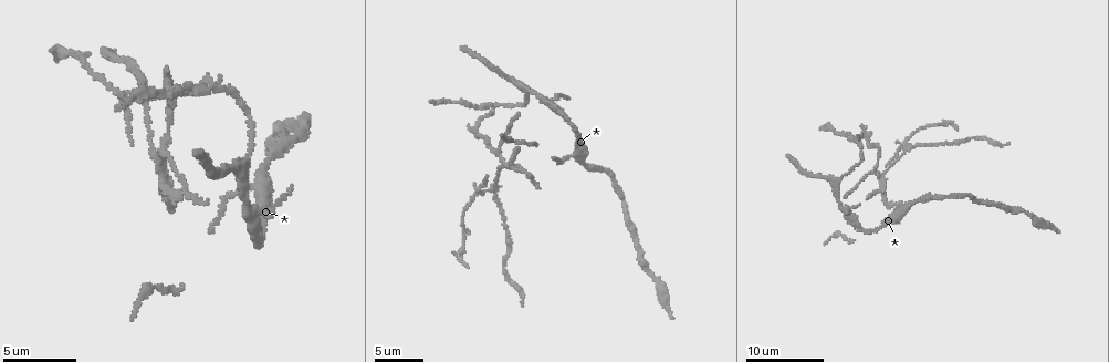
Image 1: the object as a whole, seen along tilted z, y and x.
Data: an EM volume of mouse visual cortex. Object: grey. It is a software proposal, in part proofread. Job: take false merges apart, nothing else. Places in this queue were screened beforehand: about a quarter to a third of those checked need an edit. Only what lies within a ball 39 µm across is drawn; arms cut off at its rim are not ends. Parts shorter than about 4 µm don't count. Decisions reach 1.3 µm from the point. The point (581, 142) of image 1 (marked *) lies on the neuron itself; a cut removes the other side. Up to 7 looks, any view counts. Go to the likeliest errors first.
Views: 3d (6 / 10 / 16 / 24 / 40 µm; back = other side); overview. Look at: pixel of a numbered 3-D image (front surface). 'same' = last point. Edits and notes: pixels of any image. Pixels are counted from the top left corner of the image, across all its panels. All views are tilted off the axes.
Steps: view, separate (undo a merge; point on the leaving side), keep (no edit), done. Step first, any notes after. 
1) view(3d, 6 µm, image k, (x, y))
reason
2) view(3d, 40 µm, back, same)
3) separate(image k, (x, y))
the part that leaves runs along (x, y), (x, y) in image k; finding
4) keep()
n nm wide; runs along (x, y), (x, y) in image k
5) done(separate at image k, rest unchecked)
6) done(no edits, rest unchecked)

view(3d, 16 µm, image 1, (258, 186))

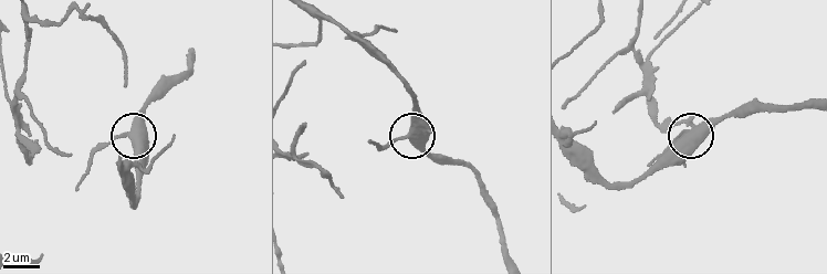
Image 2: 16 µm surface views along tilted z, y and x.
keep()
490 nm wide; continuous, no second neuron

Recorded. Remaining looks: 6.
view(3d, 6 µm, image 1, (246, 162))

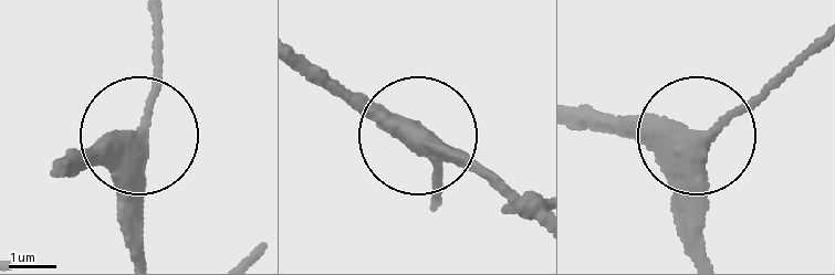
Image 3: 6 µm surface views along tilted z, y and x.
view(3d, 6 µm, back, image 3, (142, 135))
other side

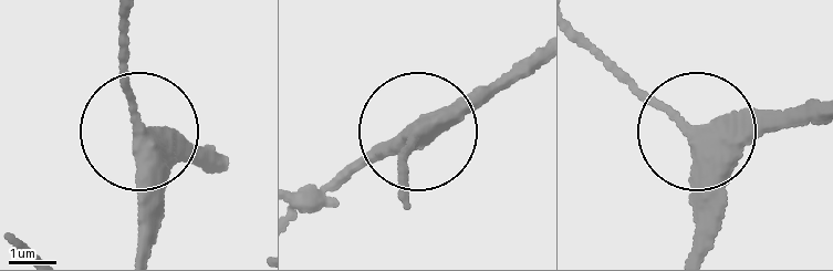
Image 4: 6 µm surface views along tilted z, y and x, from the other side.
keep()
runs along (143, 251), (146, 128), (201, 155) in image 4; all the same neuron

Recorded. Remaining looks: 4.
view(3d, 6 µm, image 1, (212, 84))
three arms meet

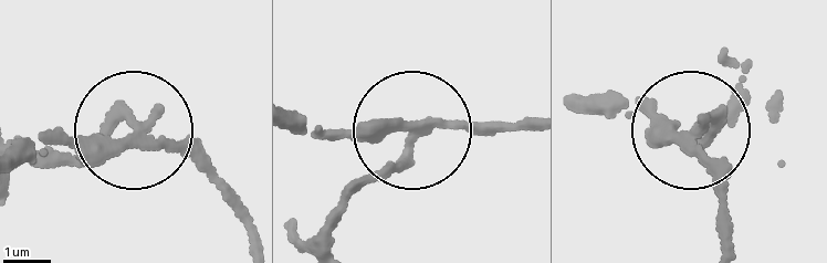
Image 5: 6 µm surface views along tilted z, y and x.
view(3d, 6 µm, back, image 5, (138, 133))
from behind

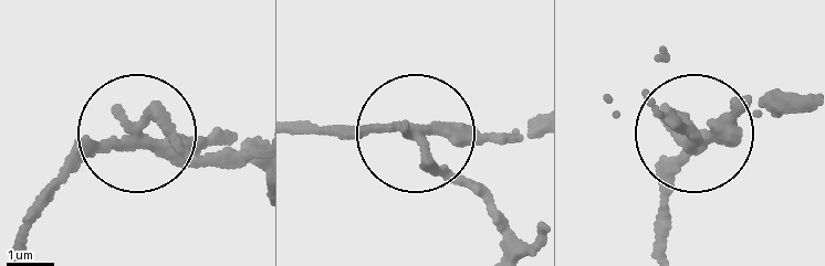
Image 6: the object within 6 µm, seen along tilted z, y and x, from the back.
separate(image 6, (198, 159))
220 nm wide; the part that leaves runs along (136, 126), (210, 161), (249, 159) in image 6; a second neuron is stuck on

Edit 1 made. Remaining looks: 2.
done(separate at image 6, rest unchecked)

